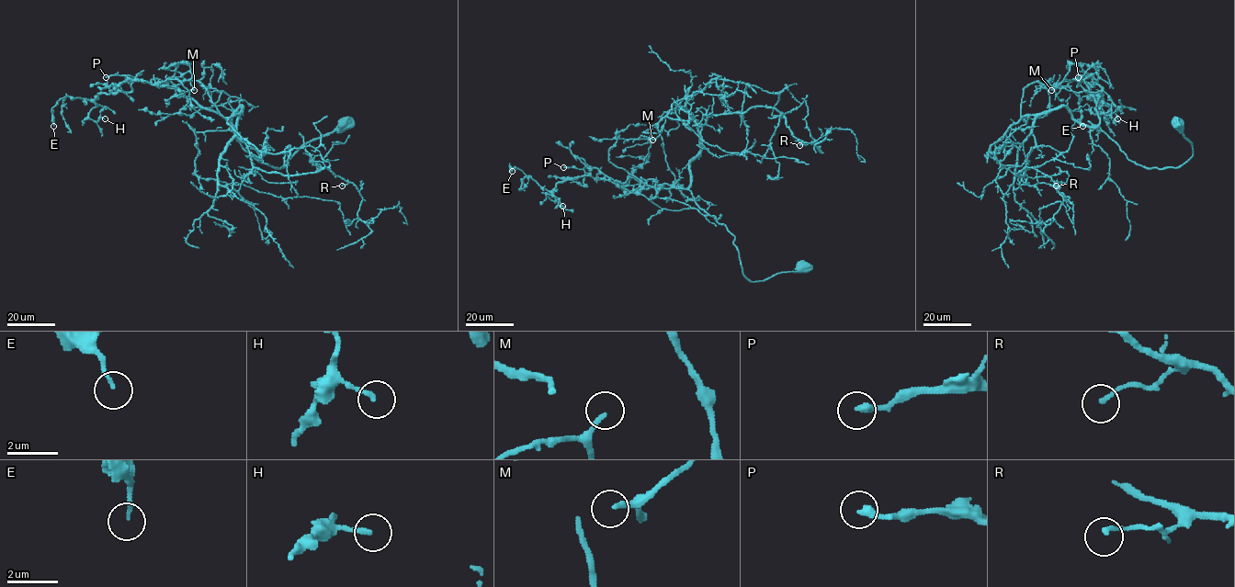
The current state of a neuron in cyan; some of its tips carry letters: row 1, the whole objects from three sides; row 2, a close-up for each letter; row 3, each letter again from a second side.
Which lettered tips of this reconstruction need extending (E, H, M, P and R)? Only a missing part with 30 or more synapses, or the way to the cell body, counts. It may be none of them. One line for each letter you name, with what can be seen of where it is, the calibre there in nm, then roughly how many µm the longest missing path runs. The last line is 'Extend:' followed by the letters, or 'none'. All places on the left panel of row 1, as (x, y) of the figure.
M: at (194, 90); 180 nm thick; about 25 µm are missing
P: at (106, 77); 280 nm thick; about 25 µm are missing
Extend: M, P

